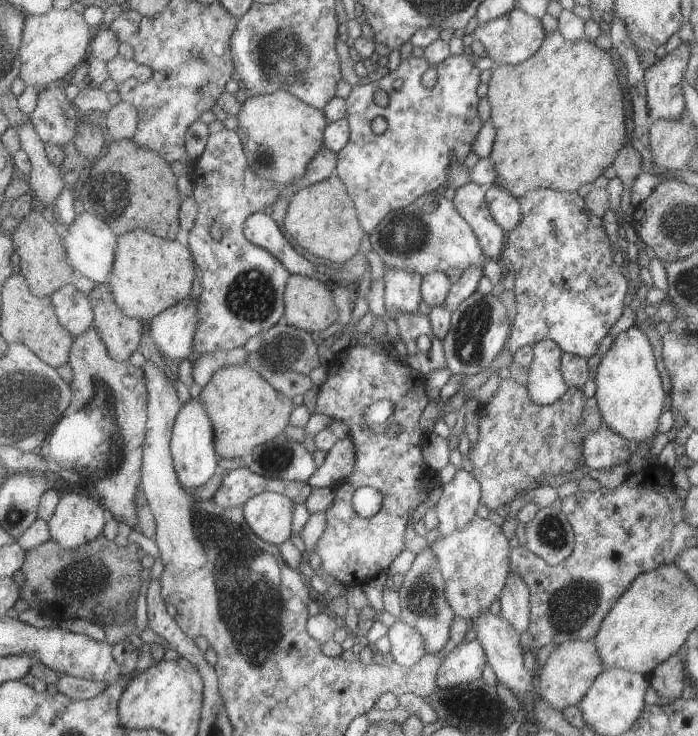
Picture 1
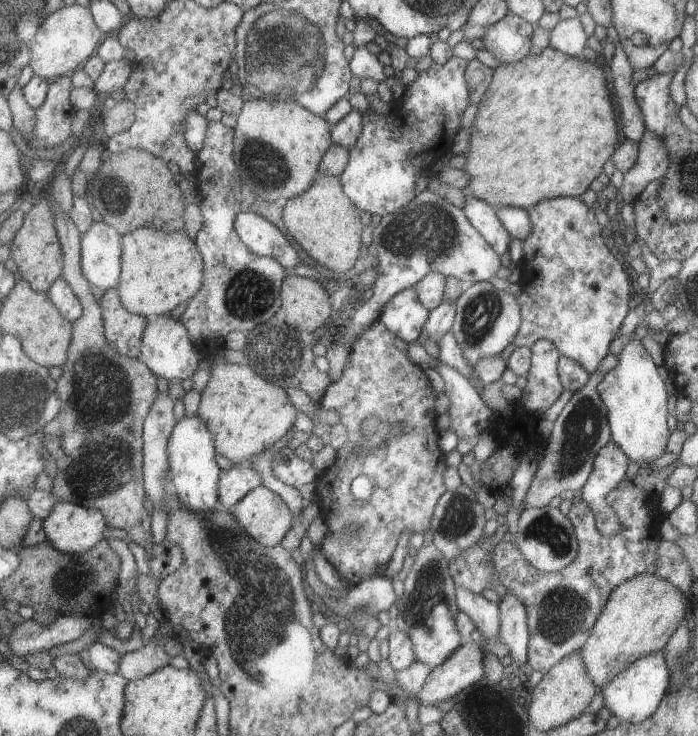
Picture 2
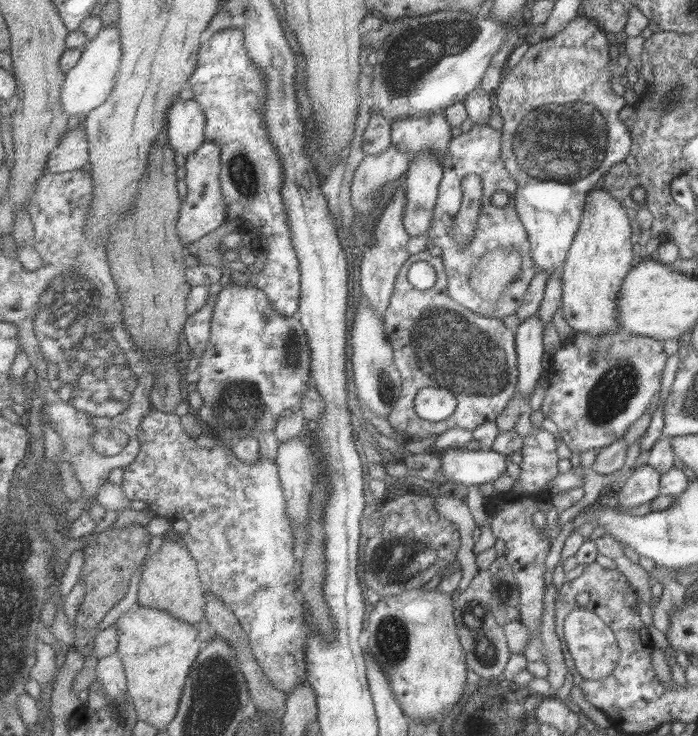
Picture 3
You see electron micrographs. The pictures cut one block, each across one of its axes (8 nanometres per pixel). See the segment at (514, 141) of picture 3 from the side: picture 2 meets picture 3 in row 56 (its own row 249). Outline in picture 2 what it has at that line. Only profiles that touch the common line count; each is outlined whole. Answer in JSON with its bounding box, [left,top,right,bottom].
[512,197,630,376]

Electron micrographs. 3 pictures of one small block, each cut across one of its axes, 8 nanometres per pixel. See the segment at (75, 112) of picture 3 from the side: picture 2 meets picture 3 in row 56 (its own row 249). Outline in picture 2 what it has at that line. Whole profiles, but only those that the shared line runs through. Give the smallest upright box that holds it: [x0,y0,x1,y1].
[82,222,123,292]

